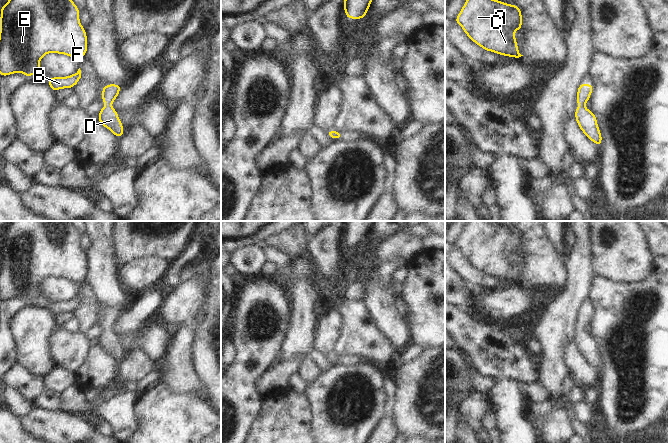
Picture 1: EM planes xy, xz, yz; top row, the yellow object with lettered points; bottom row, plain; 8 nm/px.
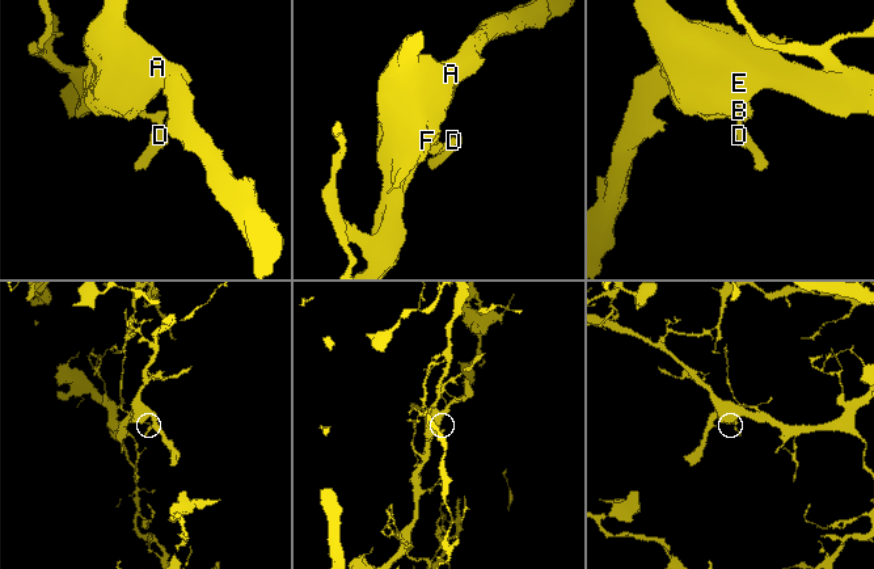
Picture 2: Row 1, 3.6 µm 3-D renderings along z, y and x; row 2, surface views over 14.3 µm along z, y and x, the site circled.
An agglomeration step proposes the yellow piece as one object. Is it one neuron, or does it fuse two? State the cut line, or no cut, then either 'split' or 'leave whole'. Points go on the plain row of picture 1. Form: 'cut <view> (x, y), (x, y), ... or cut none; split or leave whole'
cut none; leave whole

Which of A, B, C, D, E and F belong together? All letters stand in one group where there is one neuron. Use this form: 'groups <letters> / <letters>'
groups A B C D E F

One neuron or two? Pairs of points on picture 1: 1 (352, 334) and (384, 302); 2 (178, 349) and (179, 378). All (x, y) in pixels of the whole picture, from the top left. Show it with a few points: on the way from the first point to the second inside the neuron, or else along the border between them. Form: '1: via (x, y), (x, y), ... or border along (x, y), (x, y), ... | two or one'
1: border along (361, 301), (383, 335) | two
2: via (178, 356), (178, 371) | one

